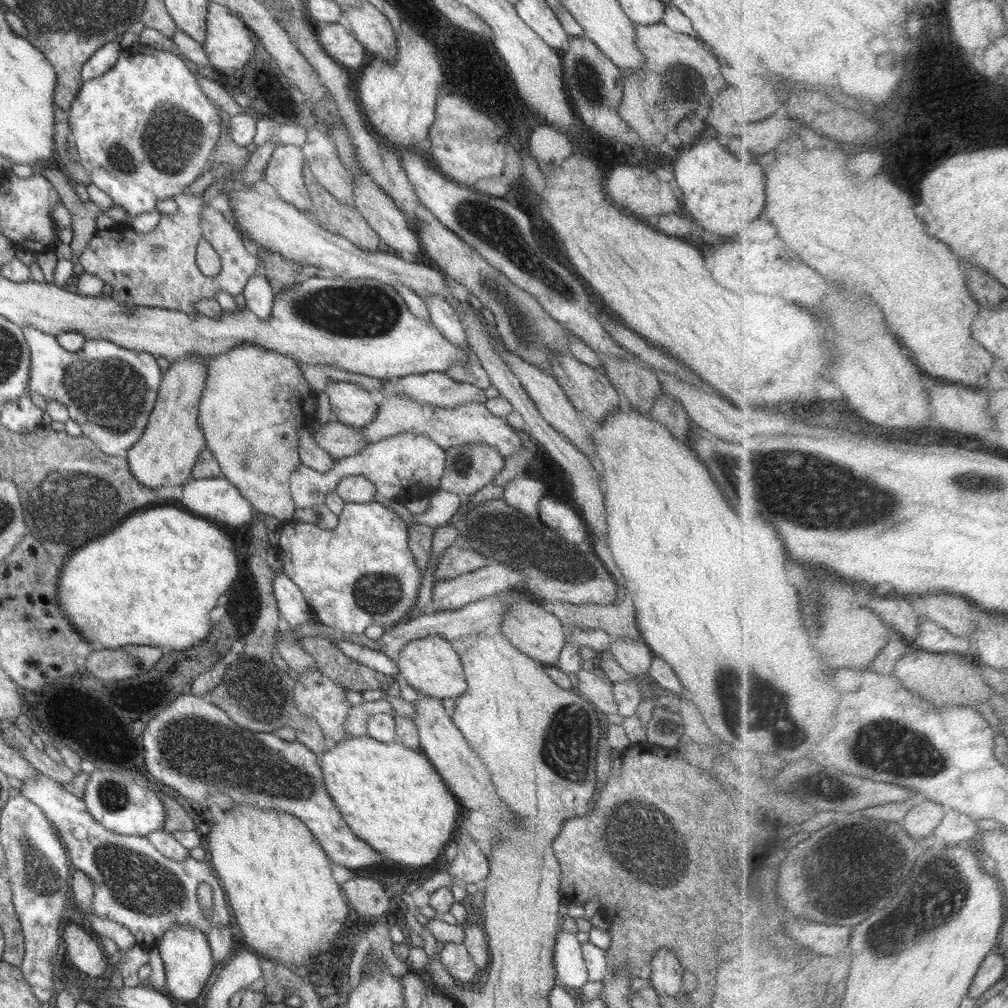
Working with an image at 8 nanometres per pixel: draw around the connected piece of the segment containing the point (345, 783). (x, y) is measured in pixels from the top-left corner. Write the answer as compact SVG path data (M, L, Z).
M366 734L331 744L328 751L318 755L318 761L324 773L326 789L342 812L342 818L358 838L362 838L364 843L368 842L389 862L427 866L440 856L446 844L456 836L461 821L458 820L460 803L420 750L416 751L398 742L383 743Z

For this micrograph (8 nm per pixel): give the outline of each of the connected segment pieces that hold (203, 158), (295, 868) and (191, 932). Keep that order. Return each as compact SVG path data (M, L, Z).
M142 44L123 48L116 64L106 74L83 82L76 94L76 98L70 104L70 108L68 108L68 122L71 130L70 137L75 144L76 150L78 150L78 156L80 156L79 163L86 169L88 176L90 176L90 182L106 192L110 199L114 201L114 204L122 206L129 214L126 224L132 224L132 219L140 214L154 211L157 208L156 204L160 200L173 199L175 195L186 192L192 182L196 182L196 180L201 178L204 171L208 169L210 158L212 158L212 154L216 150L216 143L220 143L222 134L220 109L202 91L194 73L189 70L188 64L184 62L184 58L166 48Z
M250 804L236 805L236 807L224 813L224 821L211 822L210 833L208 834L208 838L206 838L206 843L208 844L207 853L210 854L210 864L212 864L212 868L218 874L222 889L226 892L228 905L230 905L232 912L234 912L236 924L240 926L240 931L244 934L242 941L244 941L244 944L247 944L247 947L252 952L256 953L256 956L270 958L276 965L284 965L289 969L302 966L302 964L304 967L310 968L319 954L328 948L336 948L336 940L340 940L342 926L344 926L344 922L349 916L348 906L344 902L344 898L342 898L340 884L337 884L334 876L332 876L332 870L330 868L331 860L324 853L324 850L321 849L320 842L314 837L312 831L308 829L304 822L300 821L294 815L274 811L274 809L262 811L262 809Z
M174 924L158 941L159 954L166 972L168 993L181 1001L194 1006L194 1001L202 994L212 970L214 957L209 947L207 936L198 928L188 925Z

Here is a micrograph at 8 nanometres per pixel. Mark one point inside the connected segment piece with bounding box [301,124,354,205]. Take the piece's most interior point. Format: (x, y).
(319, 149)

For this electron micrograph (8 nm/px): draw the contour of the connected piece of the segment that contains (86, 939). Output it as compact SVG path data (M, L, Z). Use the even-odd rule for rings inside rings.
M76 922L69 923L65 929L66 932L62 936L66 943L65 953L74 968L83 976L102 978L108 966L108 957L99 945L97 936Z

